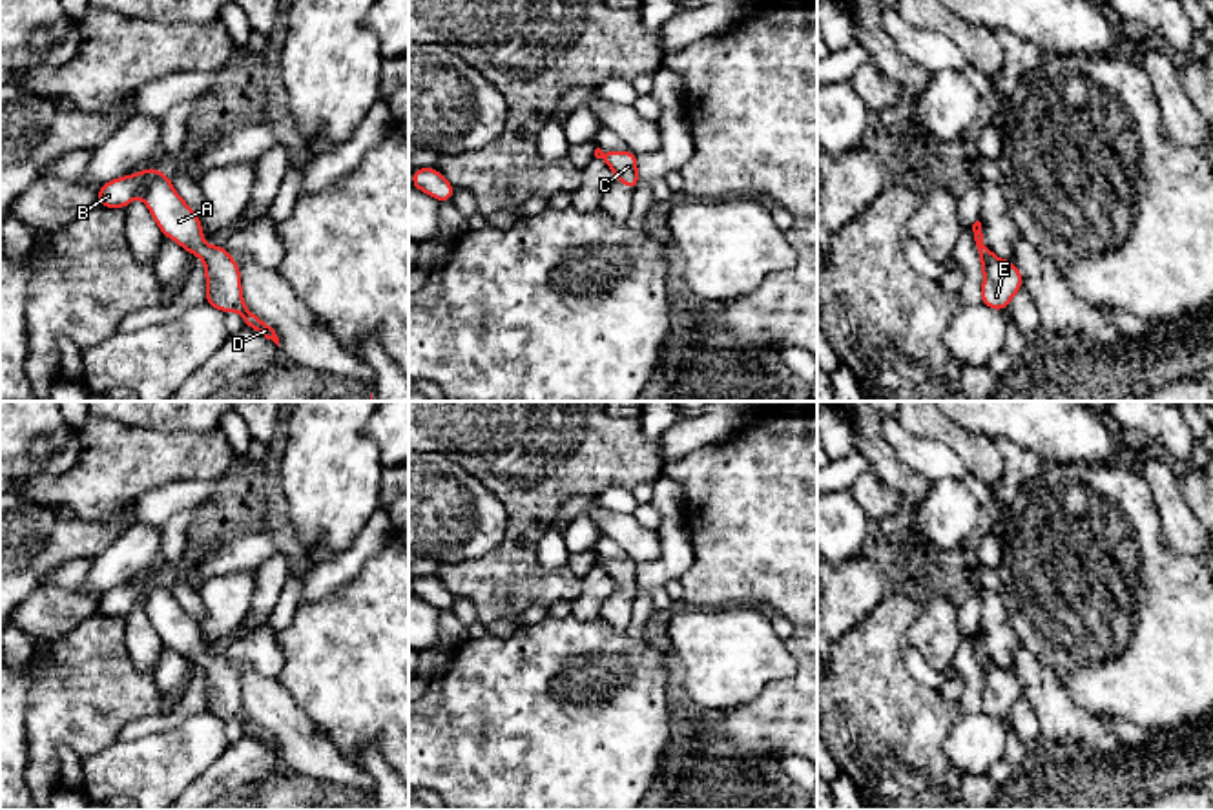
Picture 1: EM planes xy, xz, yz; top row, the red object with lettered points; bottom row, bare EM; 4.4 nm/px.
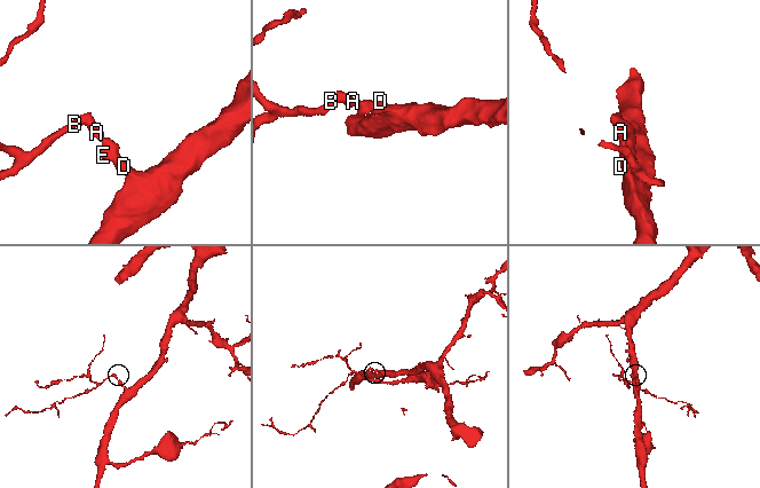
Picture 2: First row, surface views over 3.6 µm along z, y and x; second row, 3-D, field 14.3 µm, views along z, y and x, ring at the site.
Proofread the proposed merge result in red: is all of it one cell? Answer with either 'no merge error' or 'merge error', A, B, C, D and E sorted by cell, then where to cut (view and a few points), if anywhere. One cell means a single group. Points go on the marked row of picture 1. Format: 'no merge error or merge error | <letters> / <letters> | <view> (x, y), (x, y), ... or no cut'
no merge error | A B C D E | no cut

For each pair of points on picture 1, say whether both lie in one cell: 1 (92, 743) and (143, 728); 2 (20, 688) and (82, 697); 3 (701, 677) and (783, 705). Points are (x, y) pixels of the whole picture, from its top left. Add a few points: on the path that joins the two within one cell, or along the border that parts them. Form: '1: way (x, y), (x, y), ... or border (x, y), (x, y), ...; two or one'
1: border (154, 716), (128, 721), (114, 741); two
2: border (46, 655), (48, 666), (30, 672), (24, 732); two
3: border (794, 672), (772, 679), (752, 699), (723, 712); two

